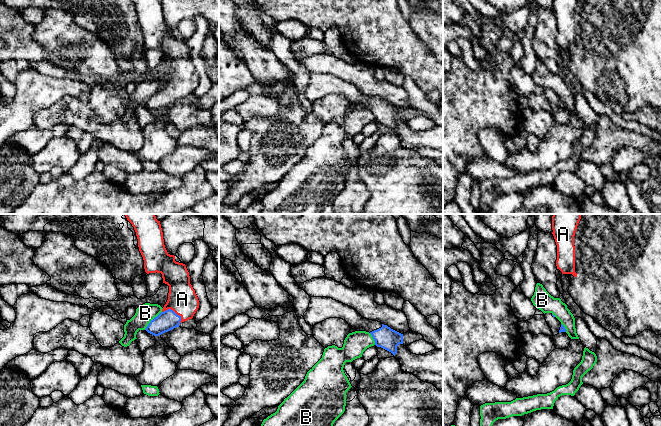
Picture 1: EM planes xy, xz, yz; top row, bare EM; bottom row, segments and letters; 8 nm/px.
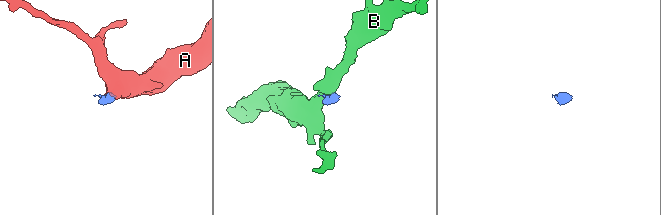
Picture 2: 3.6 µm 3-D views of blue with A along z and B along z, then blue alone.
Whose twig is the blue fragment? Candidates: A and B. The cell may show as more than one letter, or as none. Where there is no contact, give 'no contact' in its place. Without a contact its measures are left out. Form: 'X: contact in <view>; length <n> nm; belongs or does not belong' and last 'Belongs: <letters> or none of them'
A: contact in xy; length 180 nm; belongs
B: contact in xy; length 200 nm; does not belong
Belongs: A

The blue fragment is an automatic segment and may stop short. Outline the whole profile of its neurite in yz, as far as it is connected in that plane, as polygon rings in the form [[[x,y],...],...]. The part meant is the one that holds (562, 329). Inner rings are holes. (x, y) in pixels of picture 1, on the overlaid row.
[[[545,313],[544,316],[545,316],[545,320],[546,320],[548,326],[552,330],[553,336],[555,336],[561,332],[566,332],[565,327],[552,313]]]

